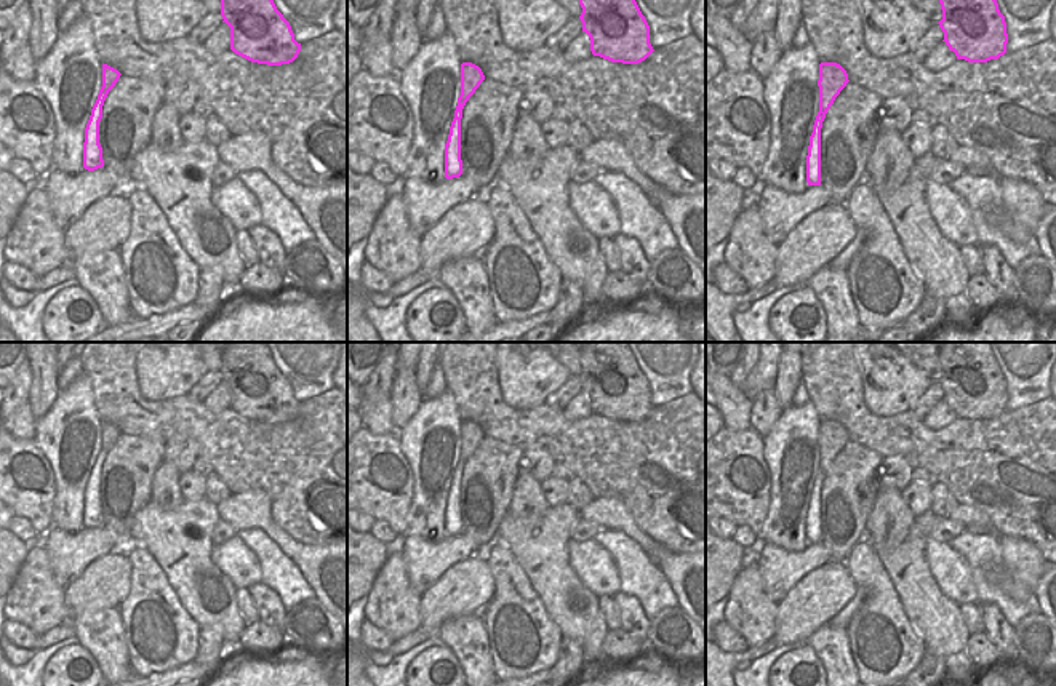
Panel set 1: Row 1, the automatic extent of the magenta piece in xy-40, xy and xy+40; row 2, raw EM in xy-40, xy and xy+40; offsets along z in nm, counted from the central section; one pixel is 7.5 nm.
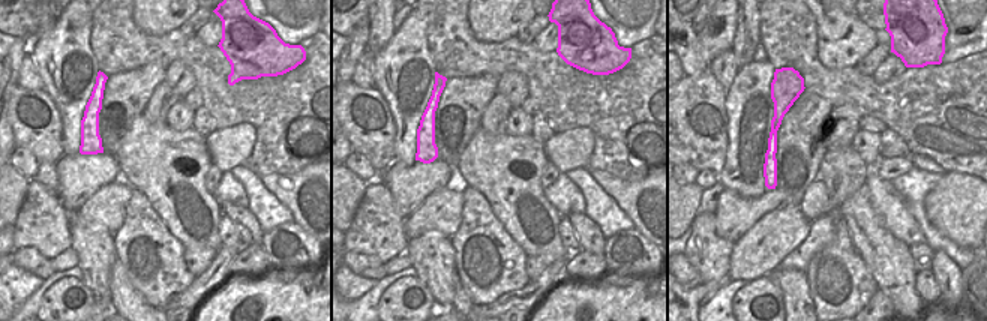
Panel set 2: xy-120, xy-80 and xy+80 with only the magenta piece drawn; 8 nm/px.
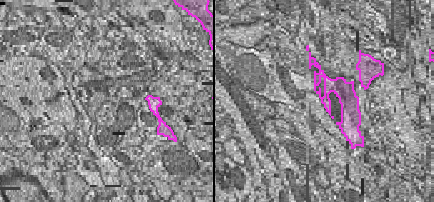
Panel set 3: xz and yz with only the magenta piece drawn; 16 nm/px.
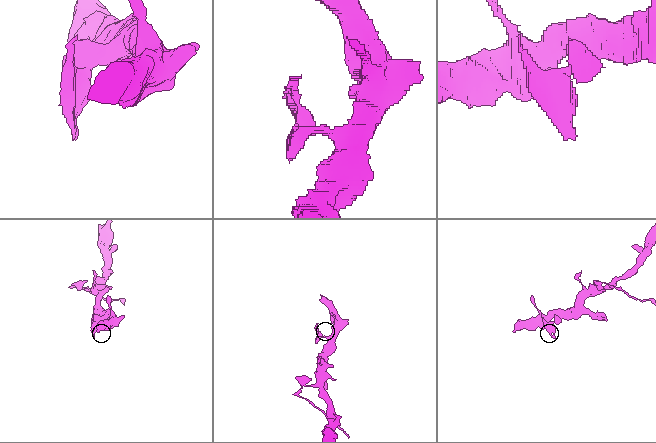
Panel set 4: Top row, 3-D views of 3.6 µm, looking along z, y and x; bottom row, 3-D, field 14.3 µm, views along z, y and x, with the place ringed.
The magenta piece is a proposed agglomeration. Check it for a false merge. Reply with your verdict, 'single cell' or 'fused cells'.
single cell

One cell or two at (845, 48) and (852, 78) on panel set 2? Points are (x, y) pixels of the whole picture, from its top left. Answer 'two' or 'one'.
two

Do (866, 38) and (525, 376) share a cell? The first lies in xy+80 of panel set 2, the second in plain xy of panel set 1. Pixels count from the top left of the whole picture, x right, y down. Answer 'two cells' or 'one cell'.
one cell

